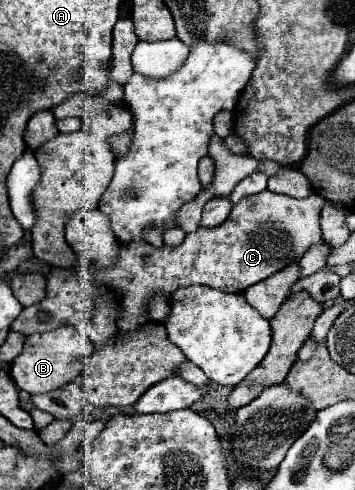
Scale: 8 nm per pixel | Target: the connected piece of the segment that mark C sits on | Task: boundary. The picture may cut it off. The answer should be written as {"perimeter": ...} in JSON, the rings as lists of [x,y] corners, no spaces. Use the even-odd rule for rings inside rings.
{"perimeter":[[[270,190],[246,196],[234,204],[224,224],[216,228],[198,228],[176,248],[162,246],[158,250],[144,242],[122,244],[116,266],[96,272],[93,280],[124,290],[124,314],[118,320],[118,328],[122,332],[136,330],[148,320],[148,316],[142,316],[142,306],[146,306],[148,298],[156,292],[166,290],[166,294],[172,294],[190,284],[204,284],[222,292],[244,292],[248,286],[298,262],[310,246],[322,242],[320,210],[324,202],[326,200],[318,194],[296,200]]]}

